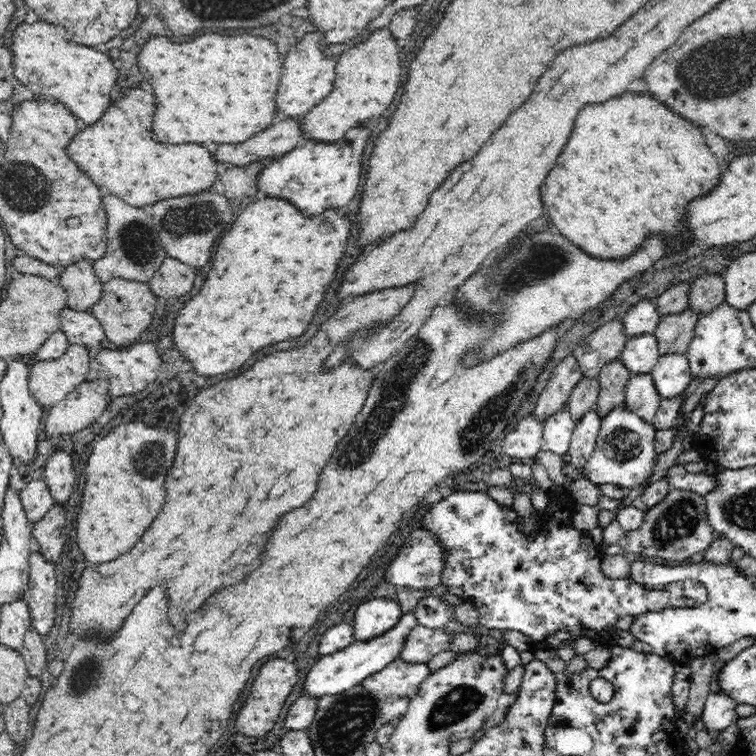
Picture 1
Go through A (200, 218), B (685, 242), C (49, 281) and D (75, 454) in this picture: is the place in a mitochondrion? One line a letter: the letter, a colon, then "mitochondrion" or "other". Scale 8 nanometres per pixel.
A: mitochondrion
B: other
C: other
D: other

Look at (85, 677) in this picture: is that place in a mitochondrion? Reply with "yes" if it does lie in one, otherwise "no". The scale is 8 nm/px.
yes

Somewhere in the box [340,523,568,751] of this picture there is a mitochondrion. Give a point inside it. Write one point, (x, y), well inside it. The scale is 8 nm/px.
(457, 705)

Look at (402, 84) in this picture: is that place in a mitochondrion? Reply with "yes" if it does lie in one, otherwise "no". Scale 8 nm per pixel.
no

